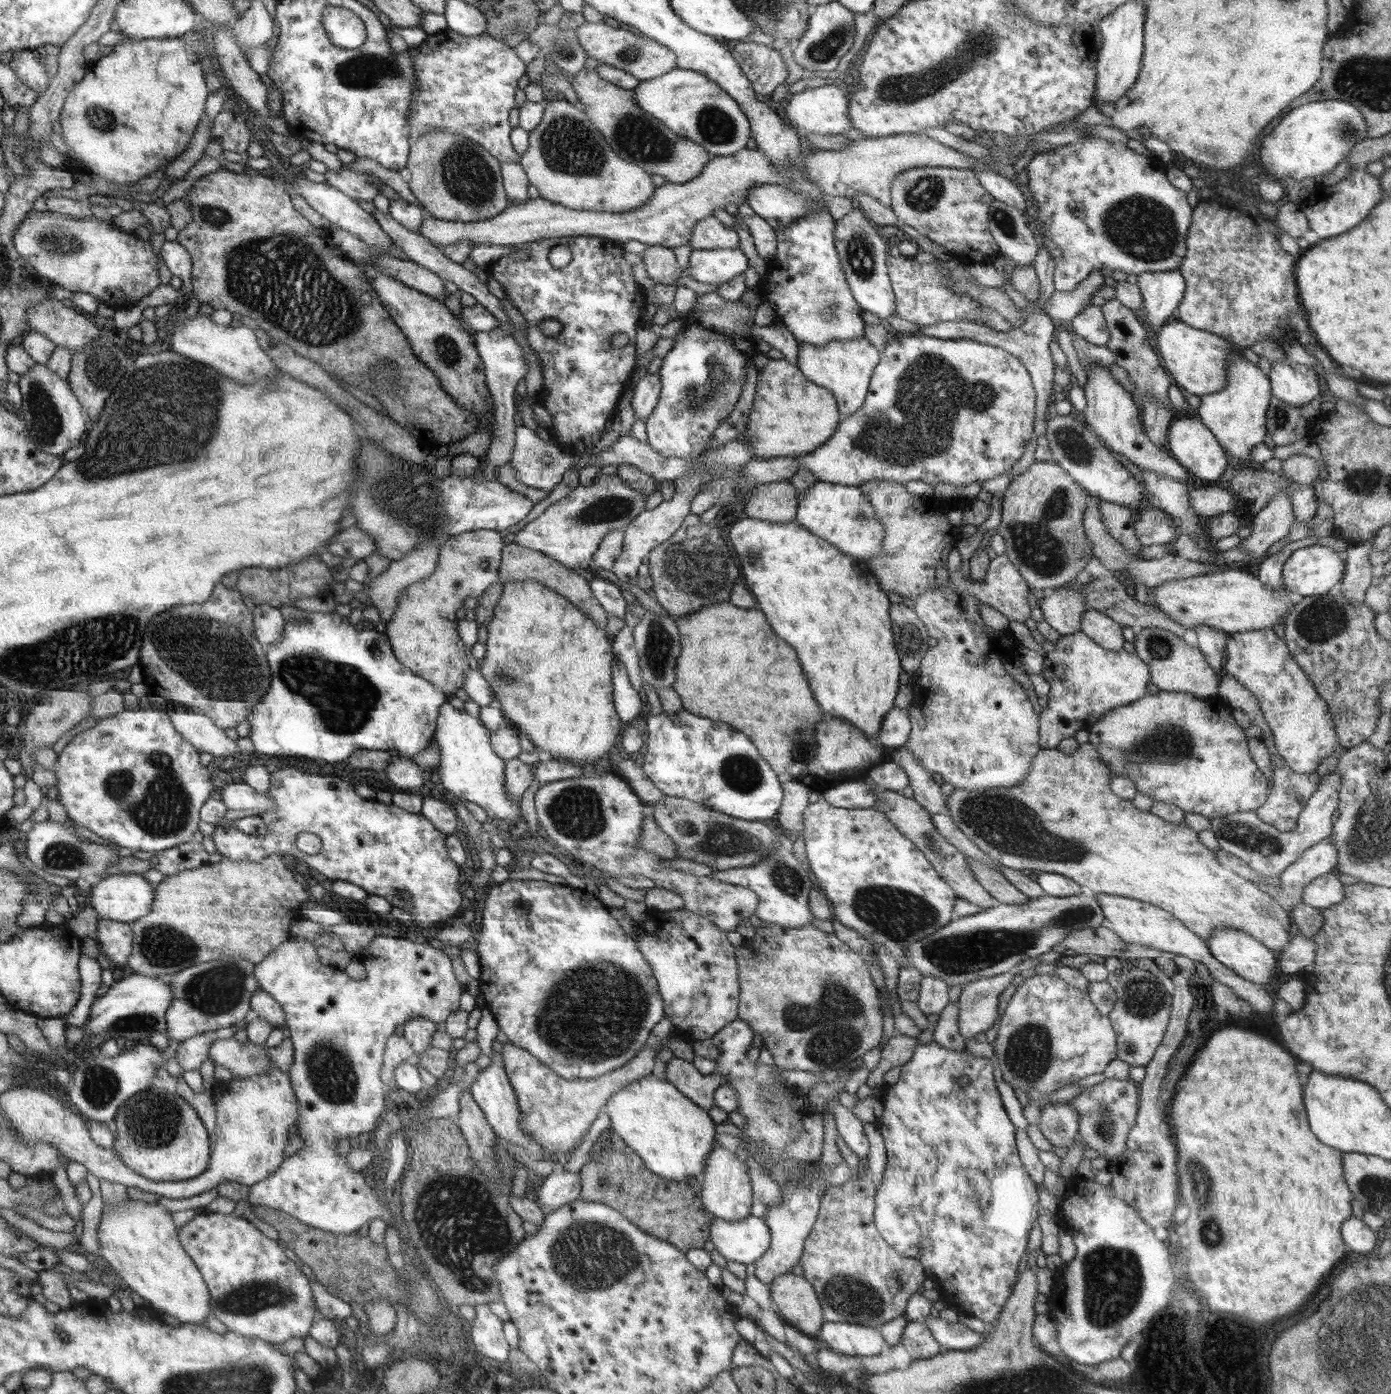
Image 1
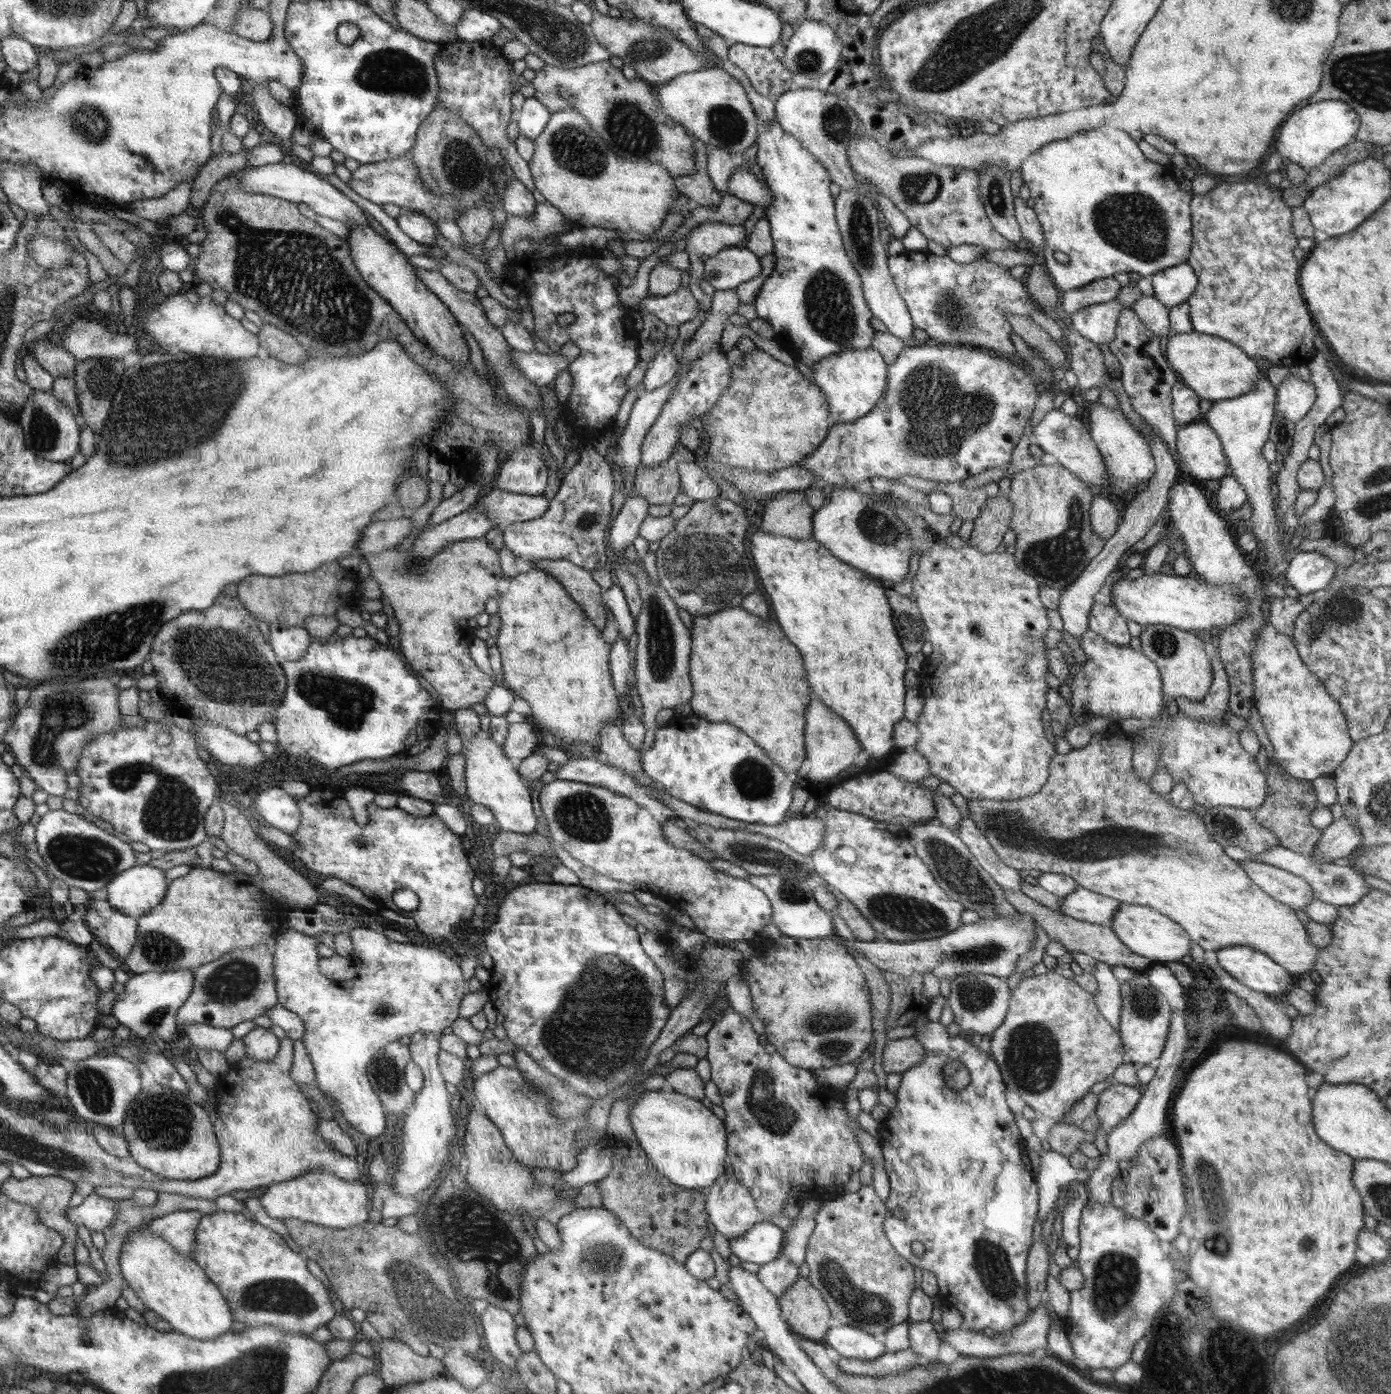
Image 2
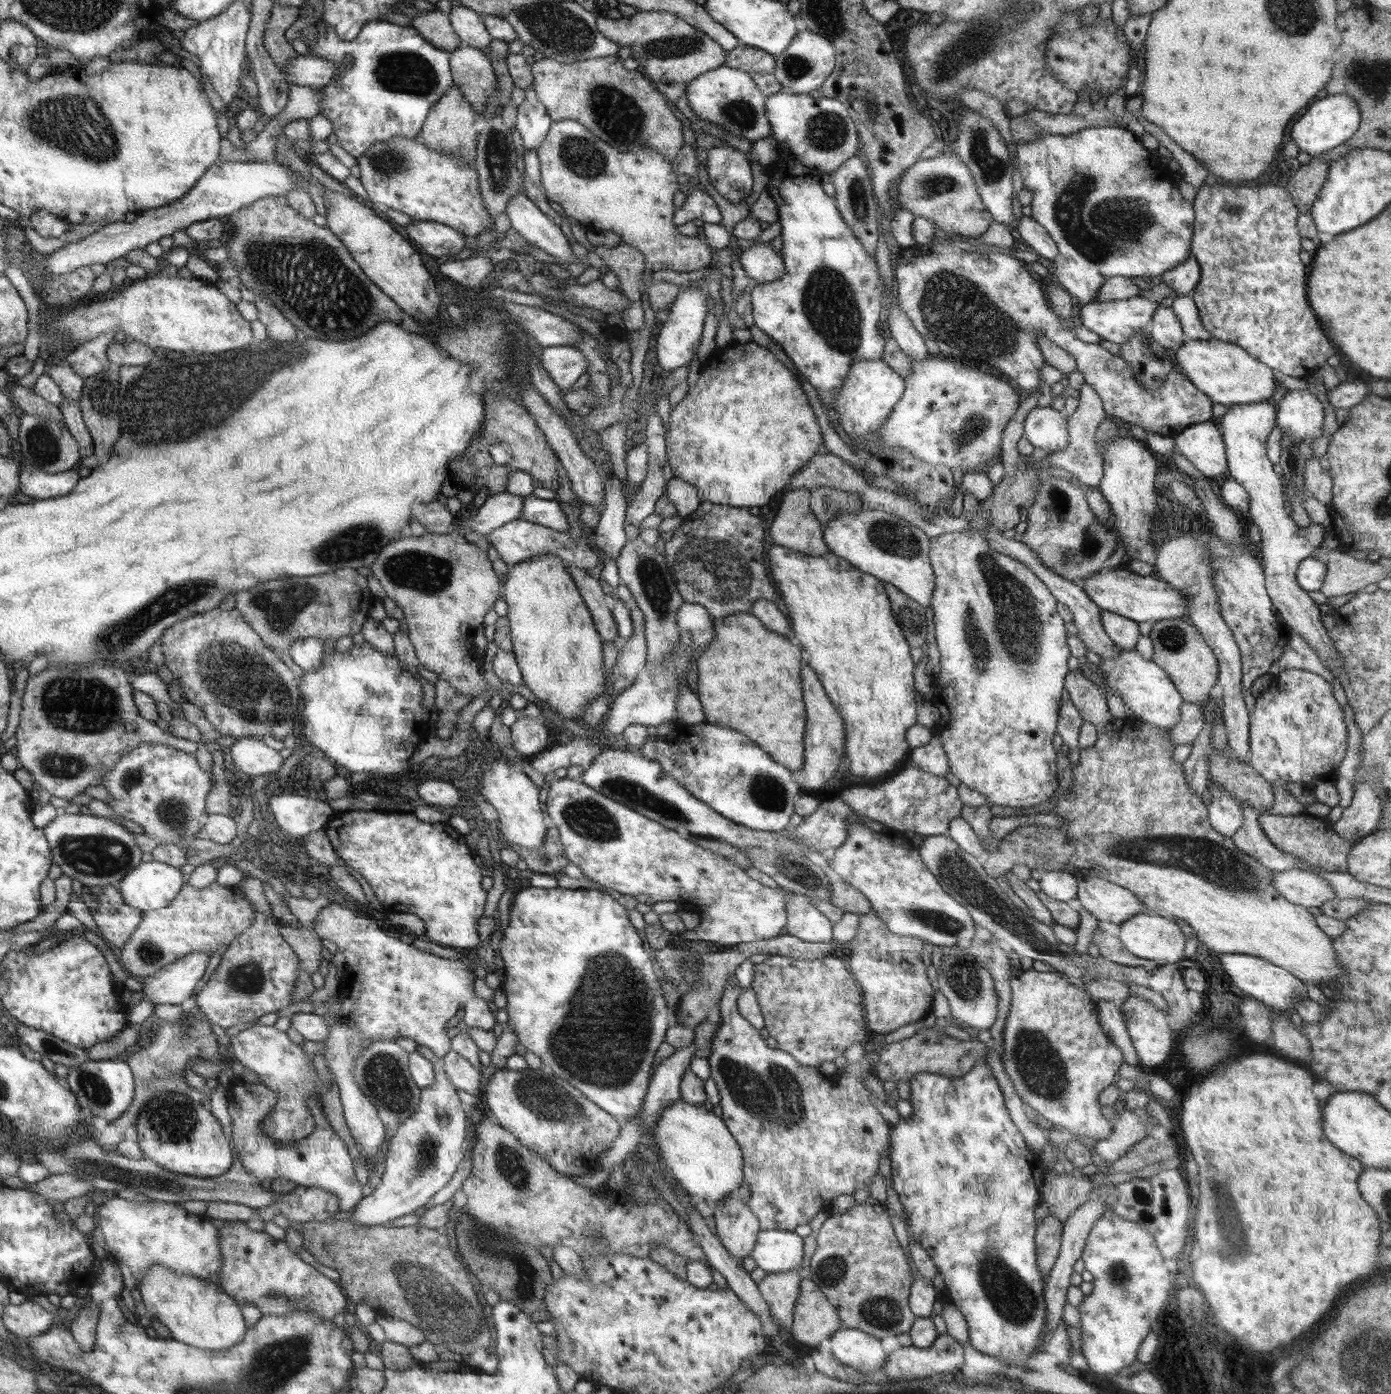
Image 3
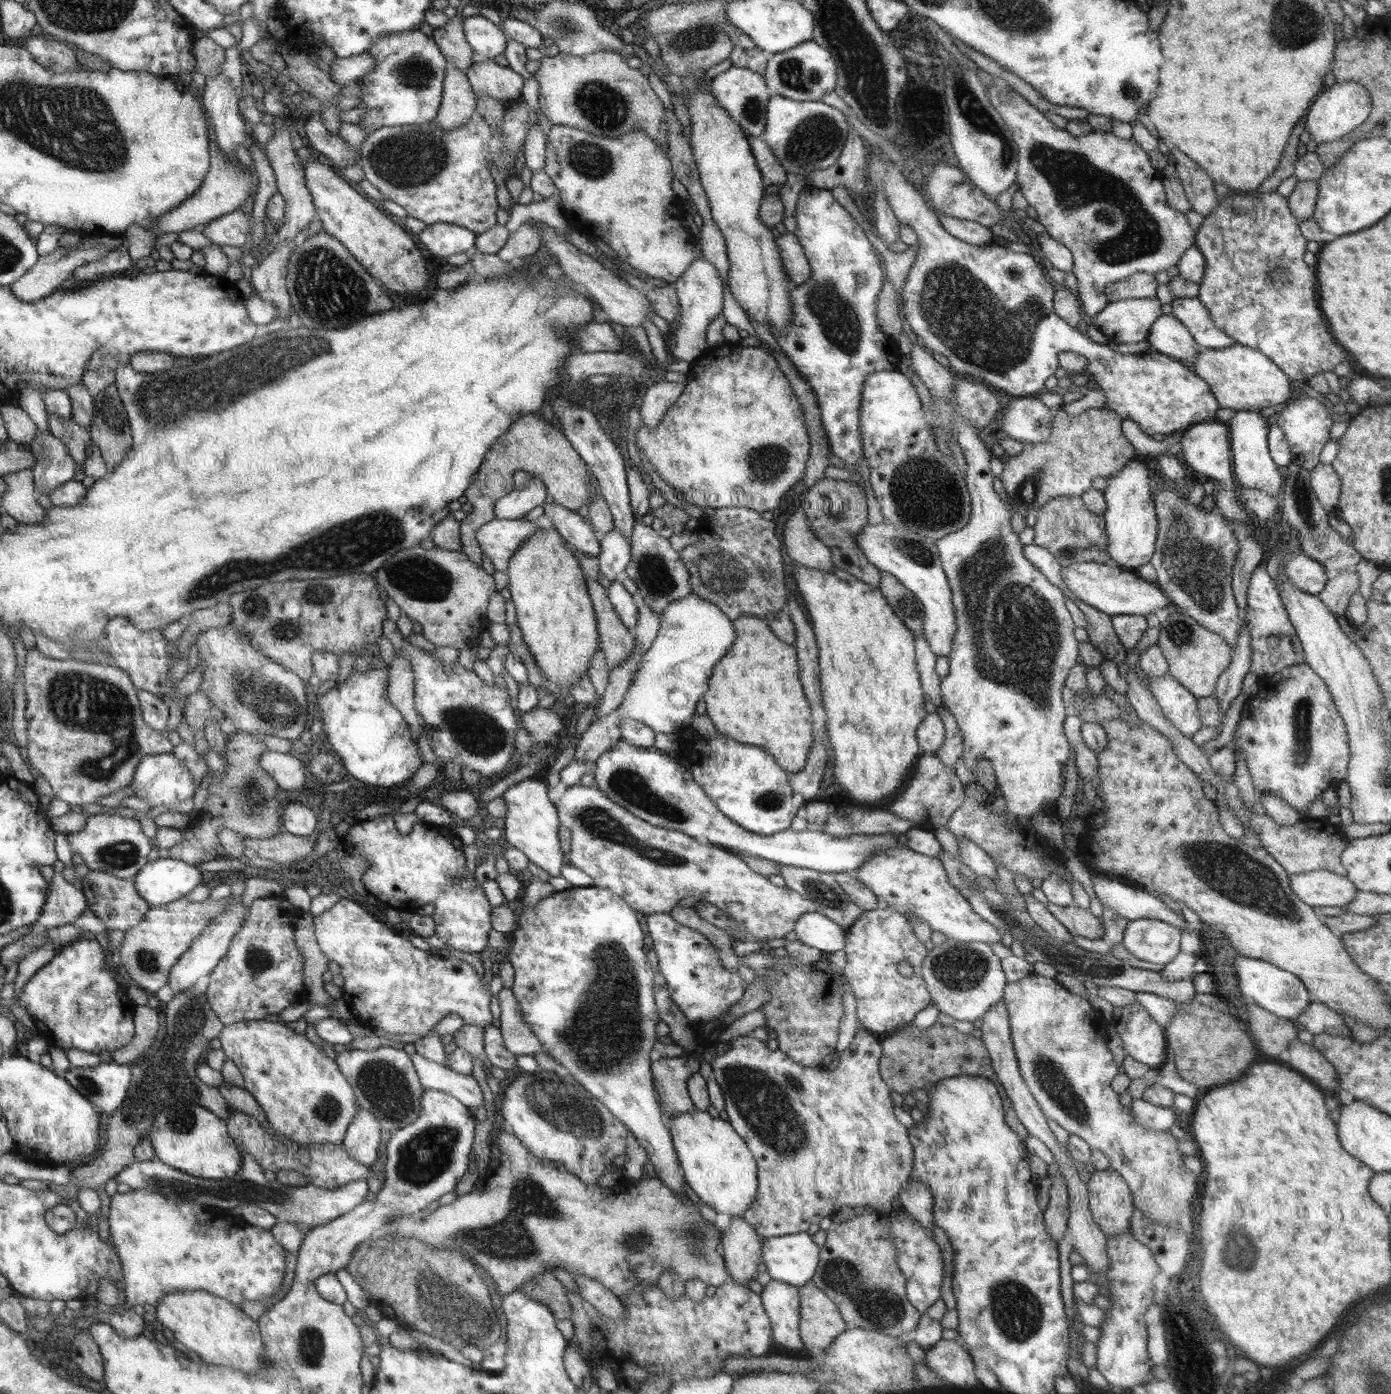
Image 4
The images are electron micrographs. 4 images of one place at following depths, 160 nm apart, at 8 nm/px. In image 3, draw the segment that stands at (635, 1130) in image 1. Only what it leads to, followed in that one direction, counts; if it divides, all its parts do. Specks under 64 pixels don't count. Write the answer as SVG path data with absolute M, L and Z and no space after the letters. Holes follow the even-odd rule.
M680 1098L663 1110L653 1128L658 1153L669 1175L694 1198L710 1198L717 1204L736 1192L743 1182L744 1157L739 1141L730 1134L723 1117L707 1110L703 1104L695 1105Z

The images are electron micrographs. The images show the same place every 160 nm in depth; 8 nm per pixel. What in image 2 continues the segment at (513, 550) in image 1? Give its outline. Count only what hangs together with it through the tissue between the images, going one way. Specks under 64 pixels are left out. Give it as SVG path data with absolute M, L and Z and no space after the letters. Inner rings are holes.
M538 560L532 563L532 567L552 574L552 577L567 589L575 602L582 606L586 616L594 621L600 630L605 627L608 612L600 598L602 590L592 580L590 571L567 560Z

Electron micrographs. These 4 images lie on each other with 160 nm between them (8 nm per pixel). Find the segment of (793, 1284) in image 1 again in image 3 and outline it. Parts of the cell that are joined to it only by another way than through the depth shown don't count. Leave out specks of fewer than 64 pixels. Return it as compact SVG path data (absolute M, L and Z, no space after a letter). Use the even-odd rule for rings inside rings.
M803 1276L794 1324L789 1328L792 1336L801 1344L817 1348L824 1338L830 1339L840 1328L842 1319L835 1305L827 1300L816 1281Z

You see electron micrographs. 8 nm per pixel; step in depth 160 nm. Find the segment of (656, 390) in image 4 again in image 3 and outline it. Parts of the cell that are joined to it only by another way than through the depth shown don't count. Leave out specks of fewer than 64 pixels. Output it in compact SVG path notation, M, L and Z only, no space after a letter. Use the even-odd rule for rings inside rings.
M657 412L647 414L646 419L644 436L647 439L644 444L650 453L650 470L626 509L626 523L639 528L642 520L655 512L657 498L662 496L667 482L673 477L667 455L664 423Z

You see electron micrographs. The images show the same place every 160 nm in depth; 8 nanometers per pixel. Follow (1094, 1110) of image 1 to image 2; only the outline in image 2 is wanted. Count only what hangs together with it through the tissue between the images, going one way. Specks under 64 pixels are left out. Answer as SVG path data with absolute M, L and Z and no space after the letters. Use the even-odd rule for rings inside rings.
M1112 1084L1097 1095L1097 1107L1094 1114L1098 1117L1098 1129L1095 1132L1094 1145L1101 1154L1108 1151L1107 1134L1124 1122L1140 1100L1142 1089L1126 1084Z

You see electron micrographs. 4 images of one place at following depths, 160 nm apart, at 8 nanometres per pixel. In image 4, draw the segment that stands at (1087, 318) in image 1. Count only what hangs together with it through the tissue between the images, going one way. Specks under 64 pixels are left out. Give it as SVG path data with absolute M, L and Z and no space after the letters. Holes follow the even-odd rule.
M1157 297L1129 298L1108 302L1092 323L1109 341L1132 344L1147 340L1150 327L1162 314L1162 304Z

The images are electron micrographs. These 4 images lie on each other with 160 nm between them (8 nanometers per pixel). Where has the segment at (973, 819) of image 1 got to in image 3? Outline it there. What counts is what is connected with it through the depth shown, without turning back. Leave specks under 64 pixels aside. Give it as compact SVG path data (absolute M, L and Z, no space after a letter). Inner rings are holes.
M1079 669L1068 671L1066 674L1064 689L1070 696L1073 705L1078 709L1085 721L1091 722L1097 728L1096 744L1089 749L1080 749L1081 755L1078 762L1072 767L1072 788L1069 793L1061 794L1059 789L1054 793L1049 801L1054 803L1054 807L1049 811L1050 814L1057 814L1064 819L1064 828L1048 828L1048 826L1038 826L1030 824L1030 826L1020 826L1011 833L1008 833L998 844L998 849L987 852L983 859L979 859L981 865L986 869L986 872L995 879L1005 873L1008 873L1016 866L1028 866L1031 870L1037 869L1039 872L1048 870L1060 870L1068 872L1078 877L1079 879L1086 879L1088 876L1099 877L1106 879L1112 884L1116 884L1134 893L1139 902L1149 910L1150 915L1163 916L1172 922L1177 920L1184 920L1188 926L1193 928L1193 932L1197 936L1197 940L1204 943L1208 950L1220 952L1220 954L1250 954L1250 956L1257 956L1258 958L1268 960L1272 964L1276 964L1280 968L1285 968L1291 972L1296 978L1308 984L1308 986L1321 986L1321 984L1330 984L1330 988L1334 988L1337 980L1342 977L1343 968L1336 960L1336 951L1333 947L1333 939L1324 934L1322 929L1316 924L1315 918L1308 911L1307 908L1288 902L1283 896L1280 896L1276 889L1271 885L1271 878L1274 870L1268 870L1263 864L1254 860L1251 856L1244 854L1235 844L1231 838L1224 836L1220 832L1216 832L1214 827L1208 821L1208 809L1201 797L1192 792L1185 779L1184 769L1182 763L1176 763L1172 759L1172 752L1174 749L1171 744L1169 734L1165 729L1158 728L1153 724L1147 722L1138 726L1138 736L1136 736L1136 728L1134 730L1124 730L1124 718L1120 719L1114 717L1108 711L1105 704L1105 692L1094 682L1091 682Z

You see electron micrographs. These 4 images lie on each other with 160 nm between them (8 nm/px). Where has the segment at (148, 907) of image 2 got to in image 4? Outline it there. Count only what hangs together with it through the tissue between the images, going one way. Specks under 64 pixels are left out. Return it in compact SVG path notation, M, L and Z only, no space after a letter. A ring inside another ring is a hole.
M167 857L148 861L133 880L139 895L156 907L184 898L202 882L202 874L196 865Z

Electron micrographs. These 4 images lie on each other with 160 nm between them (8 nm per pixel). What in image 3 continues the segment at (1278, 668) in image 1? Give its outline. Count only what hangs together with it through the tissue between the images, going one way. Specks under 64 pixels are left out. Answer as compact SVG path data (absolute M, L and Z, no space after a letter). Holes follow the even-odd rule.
M1303 669L1282 670L1272 682L1272 688L1257 699L1254 710L1249 712L1249 745L1252 757L1248 764L1270 784L1287 790L1290 781L1305 786L1314 784L1316 780L1336 782L1340 763L1348 748L1348 727L1344 710L1334 697L1330 682Z

